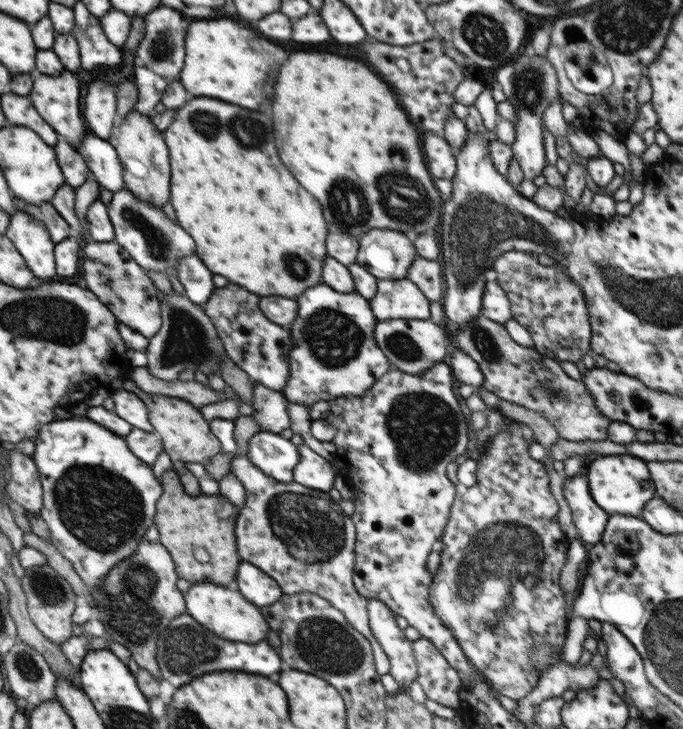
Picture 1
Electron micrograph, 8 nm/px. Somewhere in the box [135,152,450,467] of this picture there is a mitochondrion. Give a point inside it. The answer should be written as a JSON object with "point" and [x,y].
{"point":[348,202]}

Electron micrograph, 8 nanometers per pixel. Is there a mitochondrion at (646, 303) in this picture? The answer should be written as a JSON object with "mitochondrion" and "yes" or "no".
{"mitochondrion":"yes"}

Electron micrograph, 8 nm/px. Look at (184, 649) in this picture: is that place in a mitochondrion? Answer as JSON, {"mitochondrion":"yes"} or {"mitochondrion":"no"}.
{"mitochondrion":"yes"}

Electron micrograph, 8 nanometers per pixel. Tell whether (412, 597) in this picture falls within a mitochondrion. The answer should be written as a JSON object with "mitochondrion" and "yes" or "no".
{"mitochondrion":"no"}

